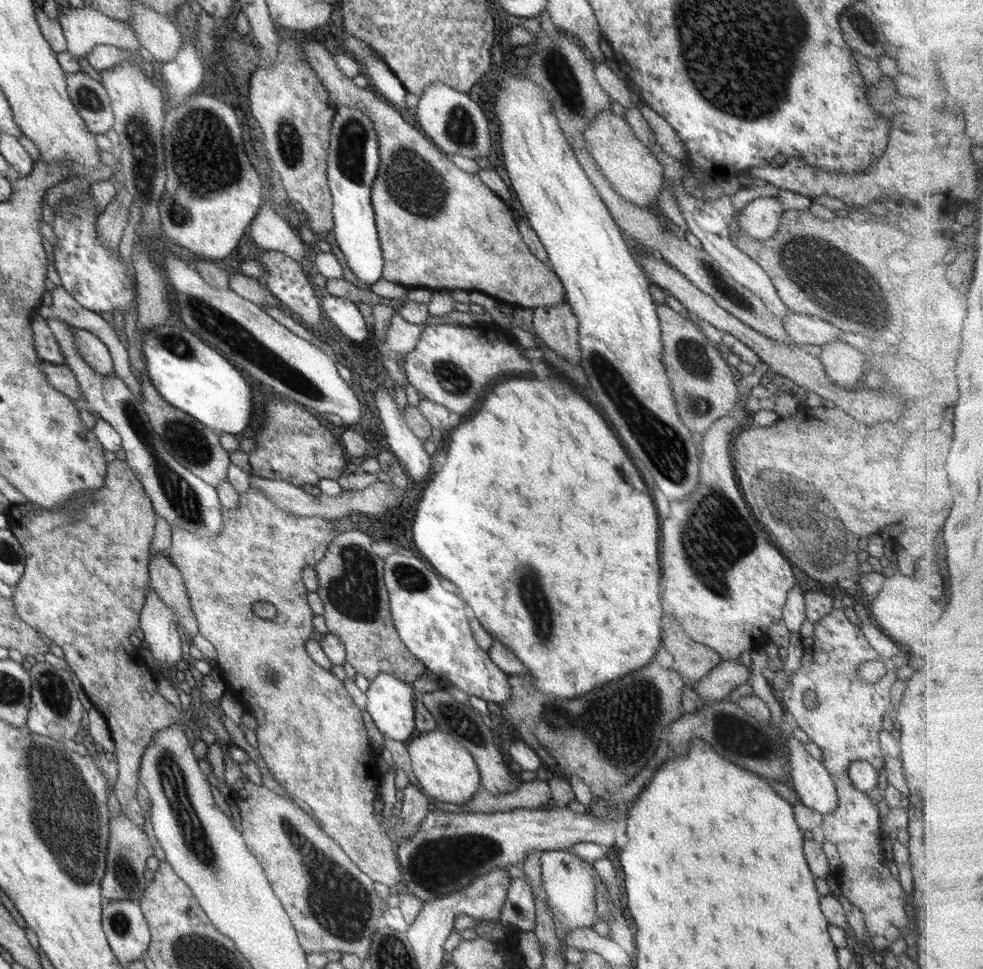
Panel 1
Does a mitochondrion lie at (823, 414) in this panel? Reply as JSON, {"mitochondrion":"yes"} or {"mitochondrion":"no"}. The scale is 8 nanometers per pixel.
{"mitochondrion":"no"}

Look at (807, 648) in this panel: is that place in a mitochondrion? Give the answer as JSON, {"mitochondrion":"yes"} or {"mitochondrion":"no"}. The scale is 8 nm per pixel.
{"mitochondrion":"no"}

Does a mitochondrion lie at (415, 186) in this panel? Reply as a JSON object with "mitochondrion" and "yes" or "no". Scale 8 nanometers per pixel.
{"mitochondrion":"yes"}

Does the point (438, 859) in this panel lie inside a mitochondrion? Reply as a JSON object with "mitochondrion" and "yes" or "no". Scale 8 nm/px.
{"mitochondrion":"yes"}

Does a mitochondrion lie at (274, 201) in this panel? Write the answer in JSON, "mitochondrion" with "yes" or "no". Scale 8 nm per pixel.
{"mitochondrion":"no"}

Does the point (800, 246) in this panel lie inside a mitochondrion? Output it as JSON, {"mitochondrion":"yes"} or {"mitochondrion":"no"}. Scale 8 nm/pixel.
{"mitochondrion":"yes"}

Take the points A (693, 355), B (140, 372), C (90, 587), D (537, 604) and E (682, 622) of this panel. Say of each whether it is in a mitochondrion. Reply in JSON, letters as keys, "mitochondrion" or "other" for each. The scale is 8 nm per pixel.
{"A":"mitochondrion","B":"other","C":"other","D":"mitochondrion","E":"other"}

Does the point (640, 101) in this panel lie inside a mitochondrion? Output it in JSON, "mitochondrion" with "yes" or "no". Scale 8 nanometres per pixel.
{"mitochondrion":"no"}

